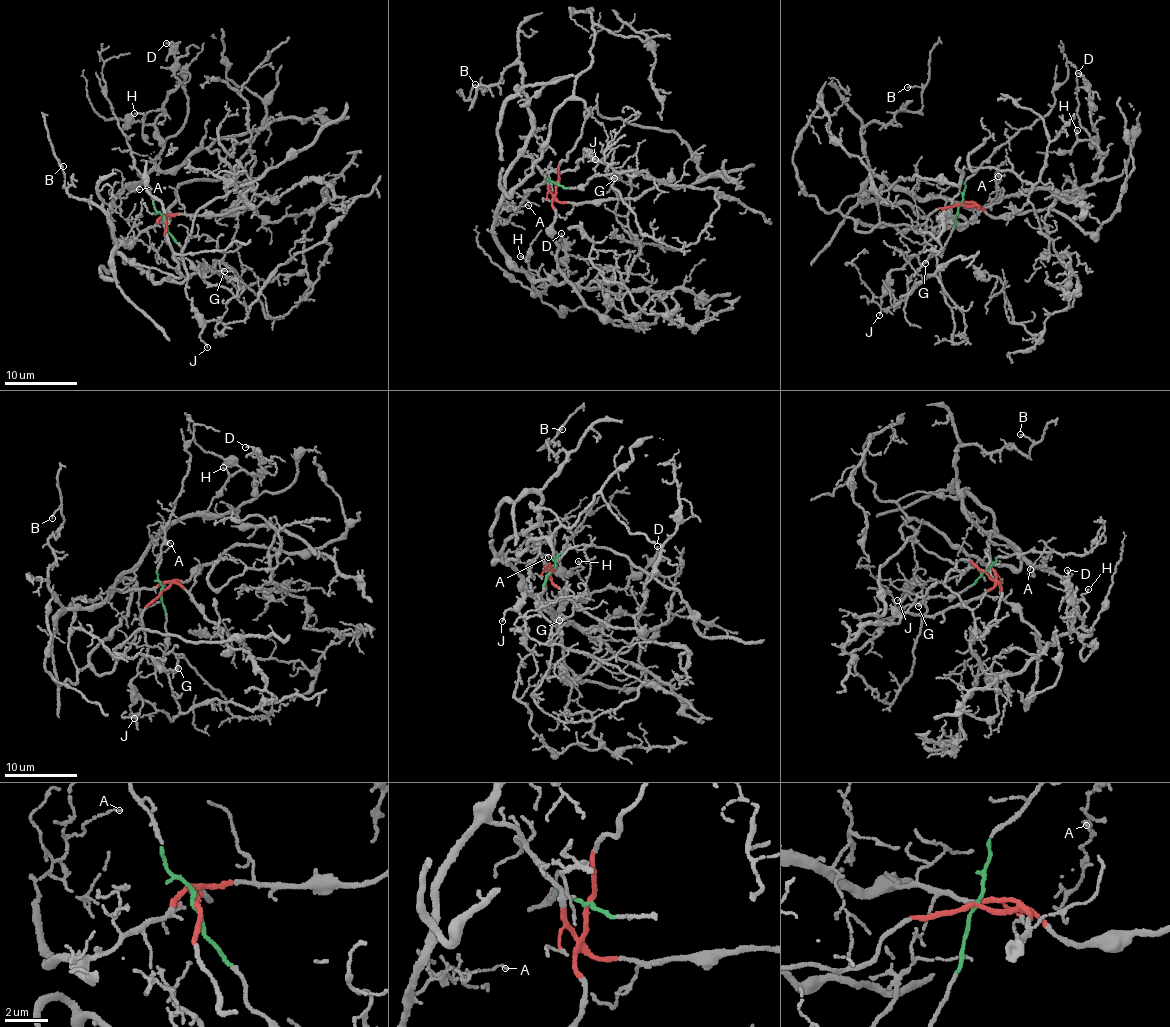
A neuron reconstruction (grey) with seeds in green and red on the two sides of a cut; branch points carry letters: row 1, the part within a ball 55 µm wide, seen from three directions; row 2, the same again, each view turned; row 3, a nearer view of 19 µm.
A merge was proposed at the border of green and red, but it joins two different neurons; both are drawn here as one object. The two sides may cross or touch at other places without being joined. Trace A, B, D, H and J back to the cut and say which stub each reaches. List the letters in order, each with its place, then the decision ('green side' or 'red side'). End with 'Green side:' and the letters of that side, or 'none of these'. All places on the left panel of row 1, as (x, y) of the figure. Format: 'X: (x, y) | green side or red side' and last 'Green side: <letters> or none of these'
A: (139, 189) | red side
B: (63, 166) | red side
D: (166, 43) | red side
H: (134, 113) | red side
J: (207, 347) | green side
Green side: J

